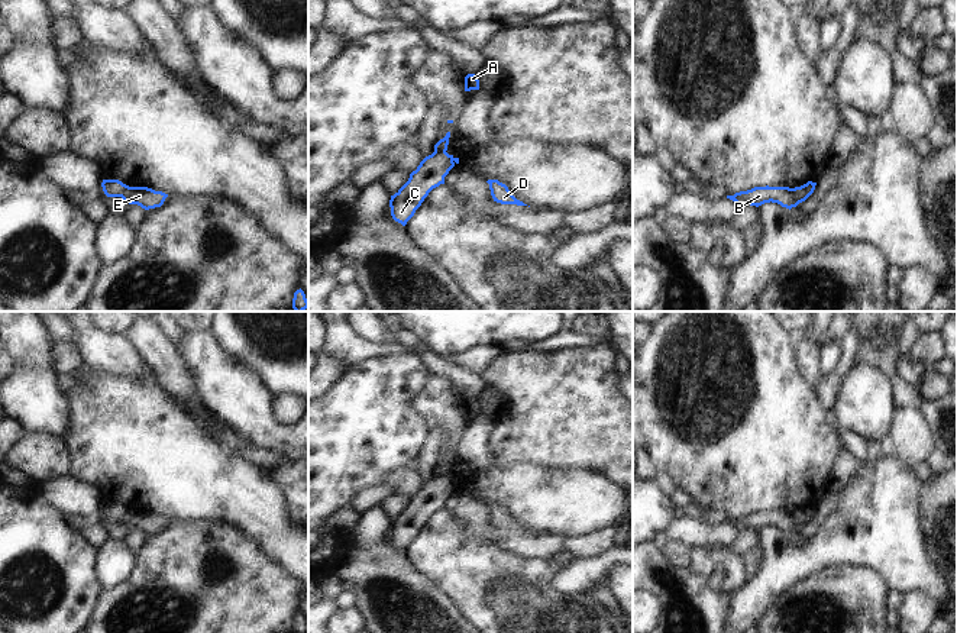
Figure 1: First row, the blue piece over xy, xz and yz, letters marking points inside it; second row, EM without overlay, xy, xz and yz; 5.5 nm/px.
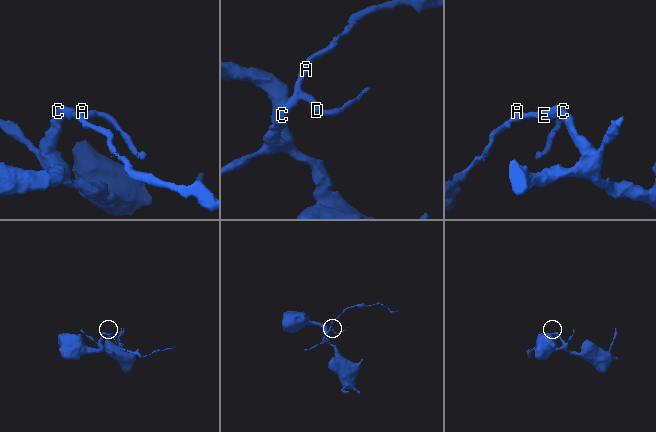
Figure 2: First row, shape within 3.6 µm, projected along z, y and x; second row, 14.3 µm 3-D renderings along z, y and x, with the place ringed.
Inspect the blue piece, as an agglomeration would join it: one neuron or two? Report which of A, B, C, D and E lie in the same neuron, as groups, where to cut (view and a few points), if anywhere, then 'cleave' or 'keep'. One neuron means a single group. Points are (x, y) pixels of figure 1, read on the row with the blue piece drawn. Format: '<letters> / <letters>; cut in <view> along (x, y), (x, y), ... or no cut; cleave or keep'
A B D E / C; cut in xy along (126, 186), (120, 196); cleave

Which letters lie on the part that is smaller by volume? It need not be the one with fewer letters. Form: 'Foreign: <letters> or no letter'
Foreign: A, B, D, E

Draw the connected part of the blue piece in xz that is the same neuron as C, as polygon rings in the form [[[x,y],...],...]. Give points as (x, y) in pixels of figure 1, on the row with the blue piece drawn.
[[[433,152],[426,156],[408,181],[389,200],[391,216],[402,226],[414,216],[429,193],[444,184],[444,177],[455,167],[447,152]]]

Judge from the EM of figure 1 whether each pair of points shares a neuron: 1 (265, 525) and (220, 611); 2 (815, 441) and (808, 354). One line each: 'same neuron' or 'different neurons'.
1: different neurons
2: different neurons

